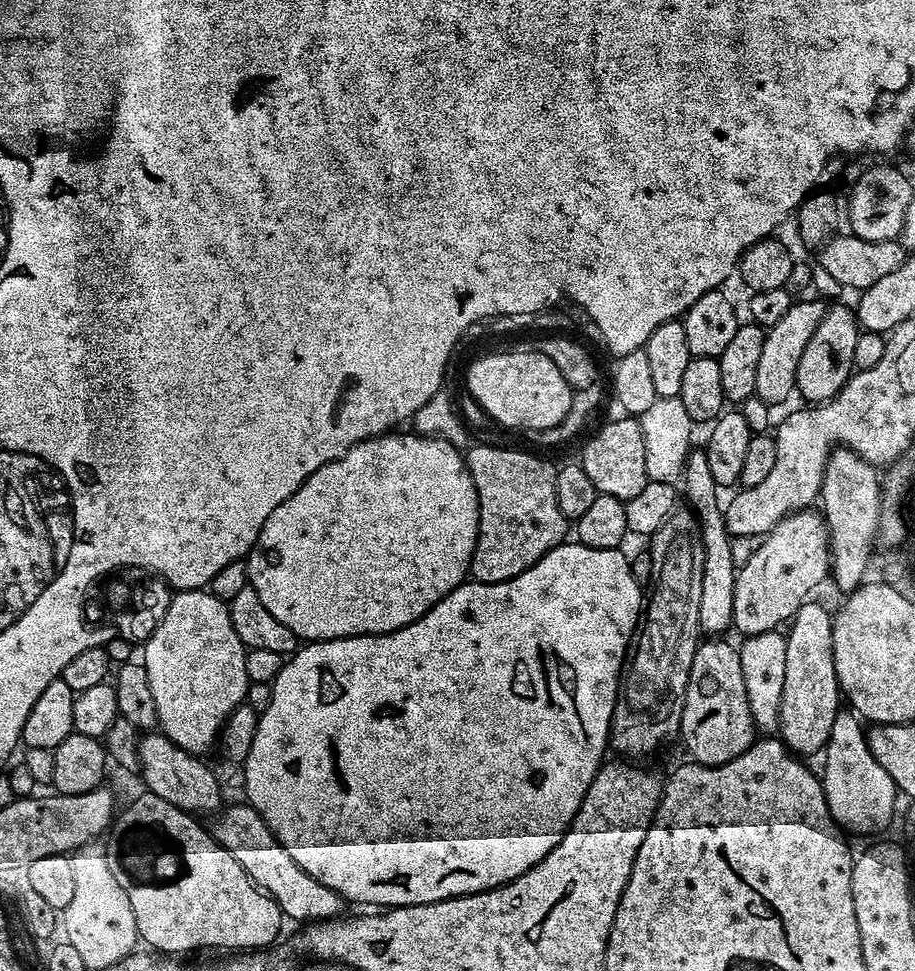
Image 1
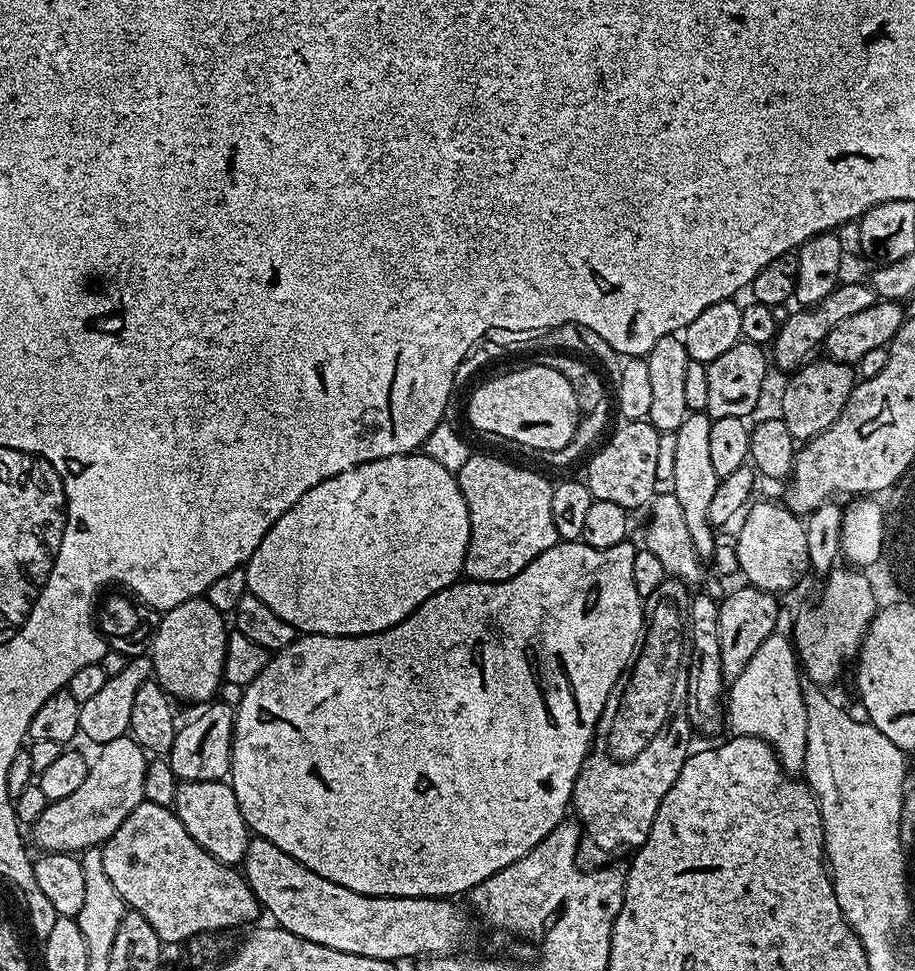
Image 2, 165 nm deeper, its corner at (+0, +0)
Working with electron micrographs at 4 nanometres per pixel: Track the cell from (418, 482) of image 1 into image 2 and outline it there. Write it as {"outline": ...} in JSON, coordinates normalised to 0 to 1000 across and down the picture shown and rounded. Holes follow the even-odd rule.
{"outline":[[[458,464],[446,468],[431,468],[426,472],[413,472],[404,476],[396,476],[383,484],[374,484],[365,492],[356,492],[348,496],[317,525],[307,527],[305,533],[295,542],[295,546],[286,554],[286,558],[271,577],[269,588],[271,590],[271,609],[274,613],[286,616],[304,636],[317,641],[325,652],[343,655],[403,655],[410,651],[421,651],[433,643],[439,642],[451,628],[466,616],[491,606],[504,596],[507,587],[507,576],[514,558],[514,533],[511,522],[505,513],[505,505],[501,501],[497,489],[487,484],[487,480],[479,480],[474,472],[460,468]]]}

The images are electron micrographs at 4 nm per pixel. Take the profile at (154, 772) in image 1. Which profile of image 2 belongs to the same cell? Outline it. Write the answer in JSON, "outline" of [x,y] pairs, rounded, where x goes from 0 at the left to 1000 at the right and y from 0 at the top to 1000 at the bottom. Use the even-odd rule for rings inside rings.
{"outline":[[[203,803],[192,808],[192,827],[190,835],[193,842],[203,851],[208,863],[221,871],[238,888],[250,892],[262,892],[267,881],[272,881],[273,854],[264,842],[264,834],[260,830],[260,822],[256,818],[252,806],[245,803]]]}

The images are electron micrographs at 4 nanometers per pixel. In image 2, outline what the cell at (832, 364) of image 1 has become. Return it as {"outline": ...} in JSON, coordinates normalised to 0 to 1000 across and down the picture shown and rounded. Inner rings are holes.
{"outline":[[[887,369],[860,388],[861,396],[856,407],[851,429],[862,440],[870,455],[882,455],[898,447],[920,426],[933,399],[932,376],[921,375],[904,369]]]}

